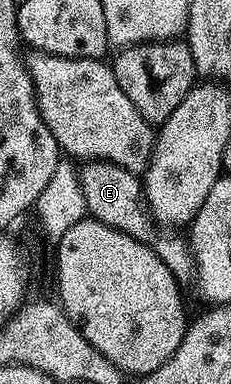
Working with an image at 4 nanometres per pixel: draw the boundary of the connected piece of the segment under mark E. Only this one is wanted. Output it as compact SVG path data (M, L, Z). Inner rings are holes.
M88 161L78 173L83 186L83 199L87 202L87 213L92 219L103 222L139 242L148 244L153 253L171 270L171 274L178 282L192 281L195 276L193 255L189 249L188 239L173 230L162 230L154 225L149 206L145 203L145 192L142 181L136 173L126 168L115 166L105 161Z

